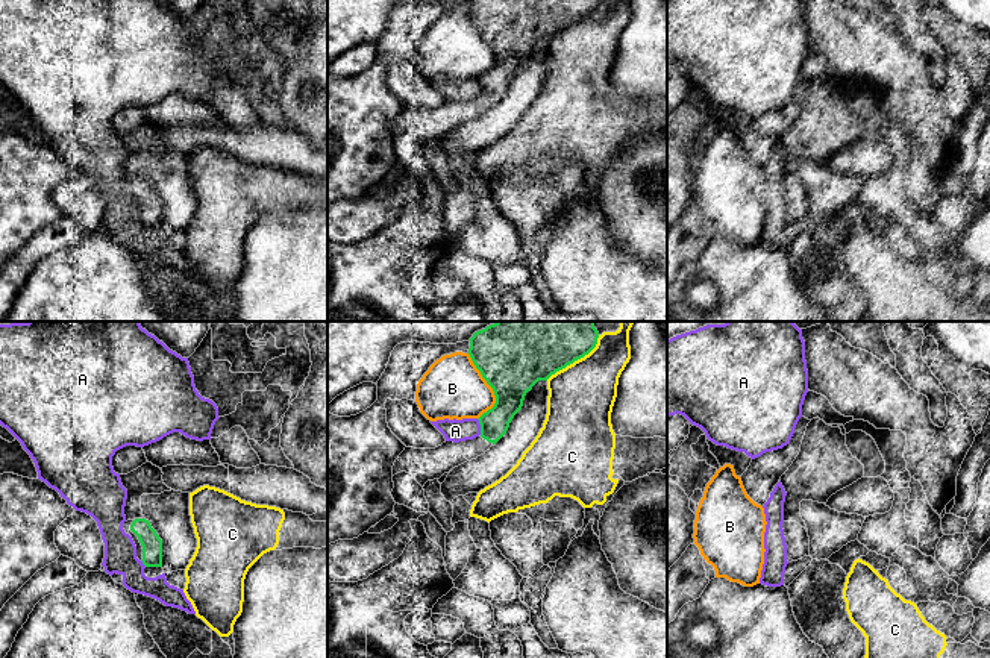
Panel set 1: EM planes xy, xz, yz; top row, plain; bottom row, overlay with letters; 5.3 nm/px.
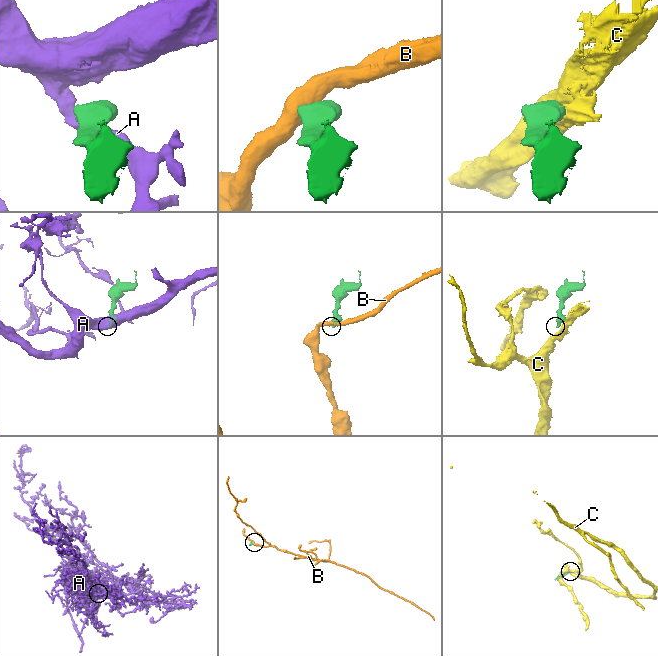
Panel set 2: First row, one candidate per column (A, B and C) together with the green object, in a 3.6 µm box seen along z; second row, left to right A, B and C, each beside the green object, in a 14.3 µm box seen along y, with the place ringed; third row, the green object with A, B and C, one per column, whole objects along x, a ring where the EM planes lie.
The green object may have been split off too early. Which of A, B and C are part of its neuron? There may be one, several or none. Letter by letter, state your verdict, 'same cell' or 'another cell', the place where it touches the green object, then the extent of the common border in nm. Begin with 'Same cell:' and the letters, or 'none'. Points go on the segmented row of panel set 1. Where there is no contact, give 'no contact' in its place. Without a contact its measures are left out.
Same cell: none
A: another cell; contact xz (481, 426); length 90 nm
B: another cell; contact xz (490, 385); length 360 nm
C: another cell; contact xz (575, 360); length 380 nm

